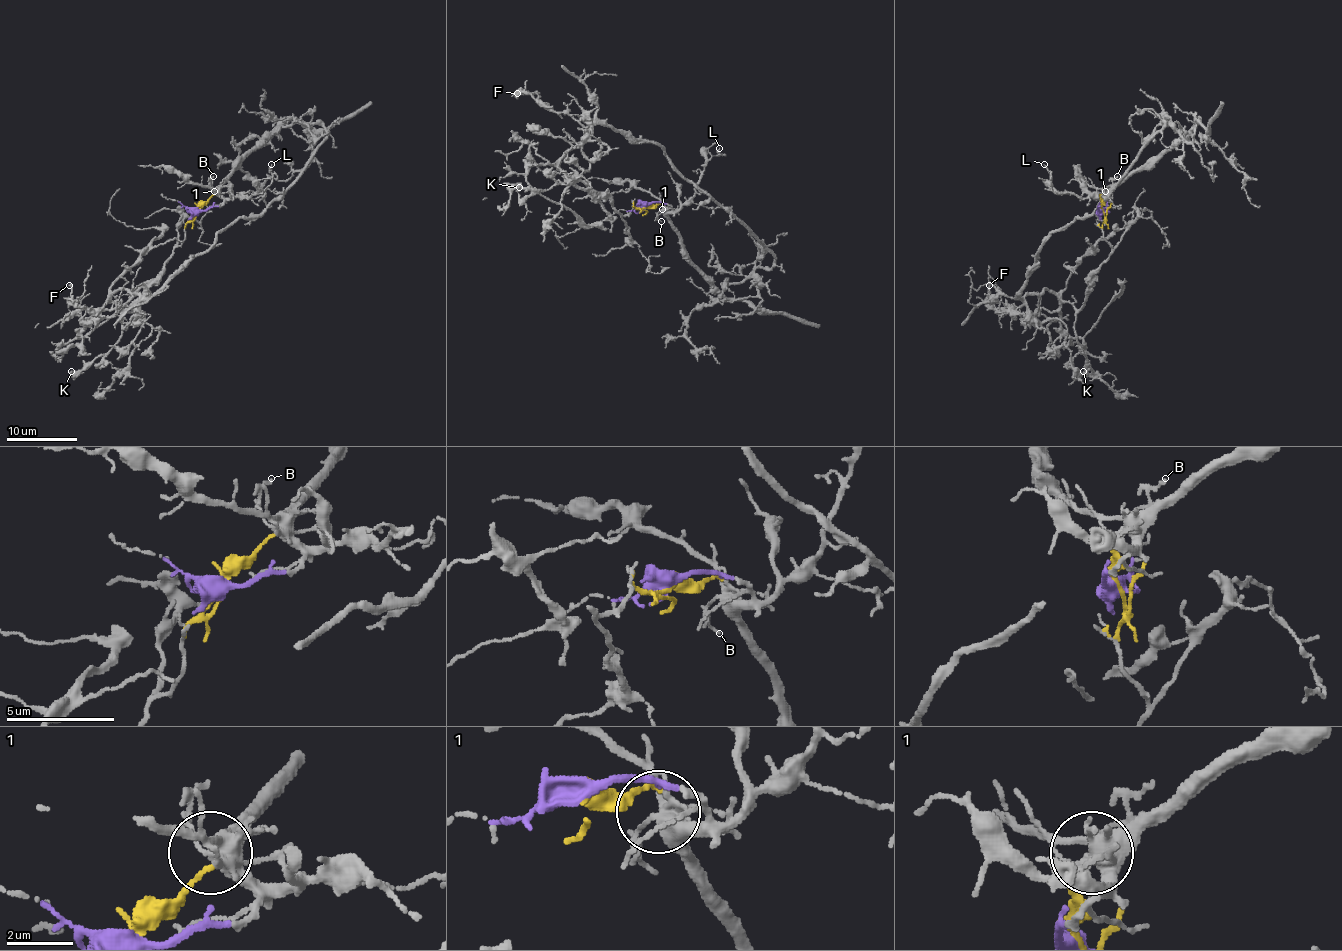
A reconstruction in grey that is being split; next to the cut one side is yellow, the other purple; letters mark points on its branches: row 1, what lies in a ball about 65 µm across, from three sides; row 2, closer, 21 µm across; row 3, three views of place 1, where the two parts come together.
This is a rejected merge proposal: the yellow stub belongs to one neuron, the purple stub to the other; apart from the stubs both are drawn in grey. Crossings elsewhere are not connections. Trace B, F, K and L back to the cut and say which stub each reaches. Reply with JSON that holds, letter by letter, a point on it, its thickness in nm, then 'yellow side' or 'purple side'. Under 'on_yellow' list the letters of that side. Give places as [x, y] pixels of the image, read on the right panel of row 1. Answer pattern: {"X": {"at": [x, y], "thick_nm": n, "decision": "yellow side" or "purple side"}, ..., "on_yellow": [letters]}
{"B": {"at": [1117, 176], "thick_nm": 130, "decision": "yellow side"}, "F": {"at": [989, 285], "thick_nm": 170, "decision": "yellow side"}, "K": {"at": [1083, 371], "thick_nm": 70, "decision": "yellow side"}, "L": {"at": [1044, 164], "thick_nm": 120, "decision": "purple side"}, "on_yellow": ["B", "F", "K"]}

